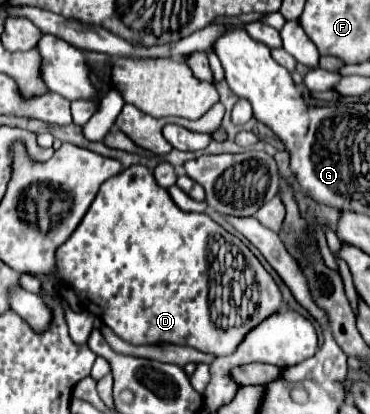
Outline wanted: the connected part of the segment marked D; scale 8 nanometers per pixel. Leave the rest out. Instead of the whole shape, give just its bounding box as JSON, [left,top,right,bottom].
[38,166,282,356]

